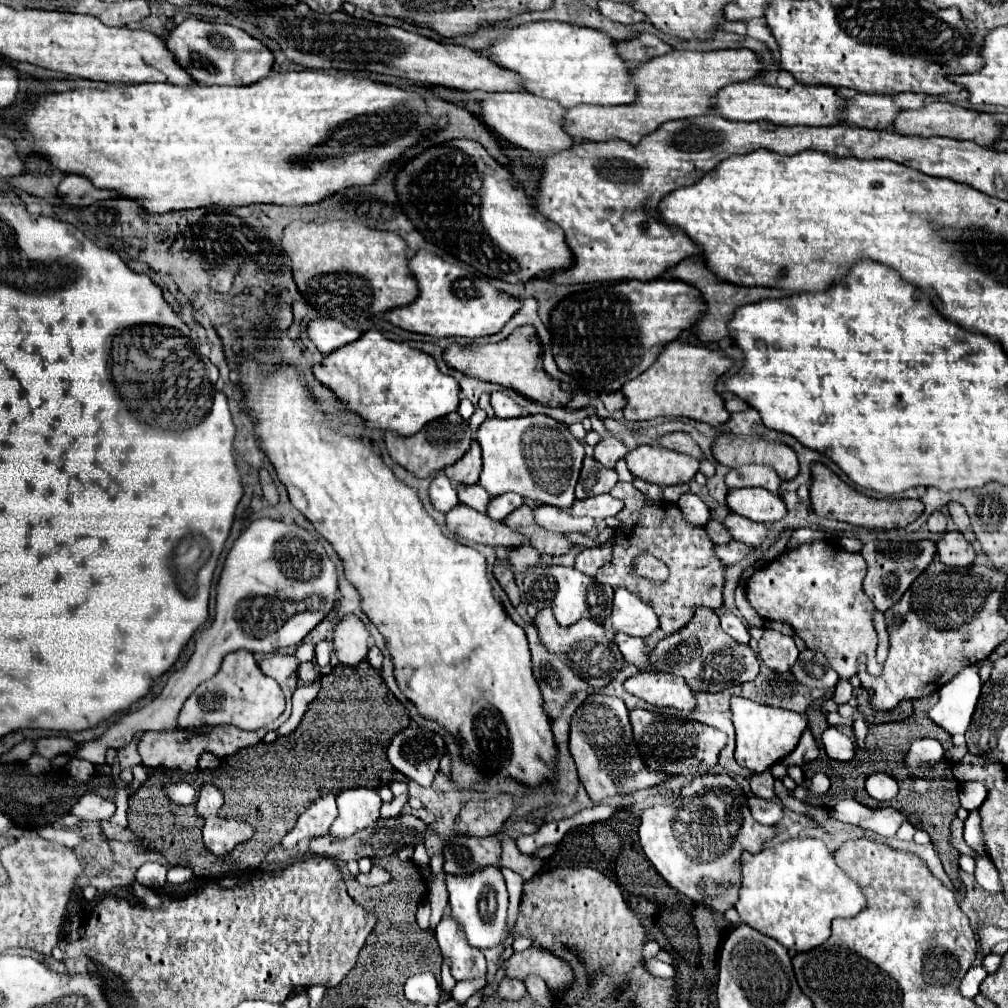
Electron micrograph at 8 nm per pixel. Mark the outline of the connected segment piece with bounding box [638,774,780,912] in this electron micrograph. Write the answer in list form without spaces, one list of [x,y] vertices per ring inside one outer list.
[[[700,774],[694,776],[692,782],[688,782],[680,796],[670,802],[670,804],[660,804],[652,806],[642,812],[642,822],[640,822],[640,844],[646,854],[646,858],[652,862],[652,866],[662,874],[662,878],[694,900],[696,904],[708,906],[716,912],[726,912],[732,908],[738,900],[738,890],[740,890],[740,854],[742,850],[748,852],[760,852],[762,844],[772,840],[780,830],[776,826],[764,826],[758,824],[750,808],[746,806],[746,794],[744,790],[736,784],[732,776],[726,774]]]

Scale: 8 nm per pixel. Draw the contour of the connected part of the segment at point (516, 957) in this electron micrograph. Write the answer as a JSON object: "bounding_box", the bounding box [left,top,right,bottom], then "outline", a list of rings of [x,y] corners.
{"bounding_box":[506,948,574,992],"outline":[[[542,948],[514,952],[512,958],[506,962],[506,976],[524,980],[528,974],[538,974],[540,978],[544,978],[552,992],[566,990],[574,980],[570,966]]]}

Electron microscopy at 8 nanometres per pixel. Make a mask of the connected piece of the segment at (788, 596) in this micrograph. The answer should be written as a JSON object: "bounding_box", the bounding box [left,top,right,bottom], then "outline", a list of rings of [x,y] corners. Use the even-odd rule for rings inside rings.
{"bounding_box":[746,542,882,678],"outline":[[[810,542],[784,552],[780,558],[768,562],[764,568],[756,570],[746,580],[746,598],[750,606],[764,618],[764,620],[782,620],[788,622],[794,632],[806,642],[810,650],[822,652],[830,668],[838,672],[840,678],[852,678],[858,672],[858,658],[866,656],[866,672],[878,676],[882,666],[876,662],[876,630],[874,630],[874,612],[876,606],[862,590],[862,580],[866,576],[866,562],[860,552],[848,552],[836,542]]]}

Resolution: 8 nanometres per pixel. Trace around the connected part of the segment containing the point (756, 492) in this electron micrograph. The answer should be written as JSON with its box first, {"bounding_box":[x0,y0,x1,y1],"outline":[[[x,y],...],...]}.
{"bounding_box":[726,488,786,522],"outline":[[[738,488],[726,496],[728,508],[754,522],[778,522],[786,516],[786,504],[778,494],[764,488]]]}

